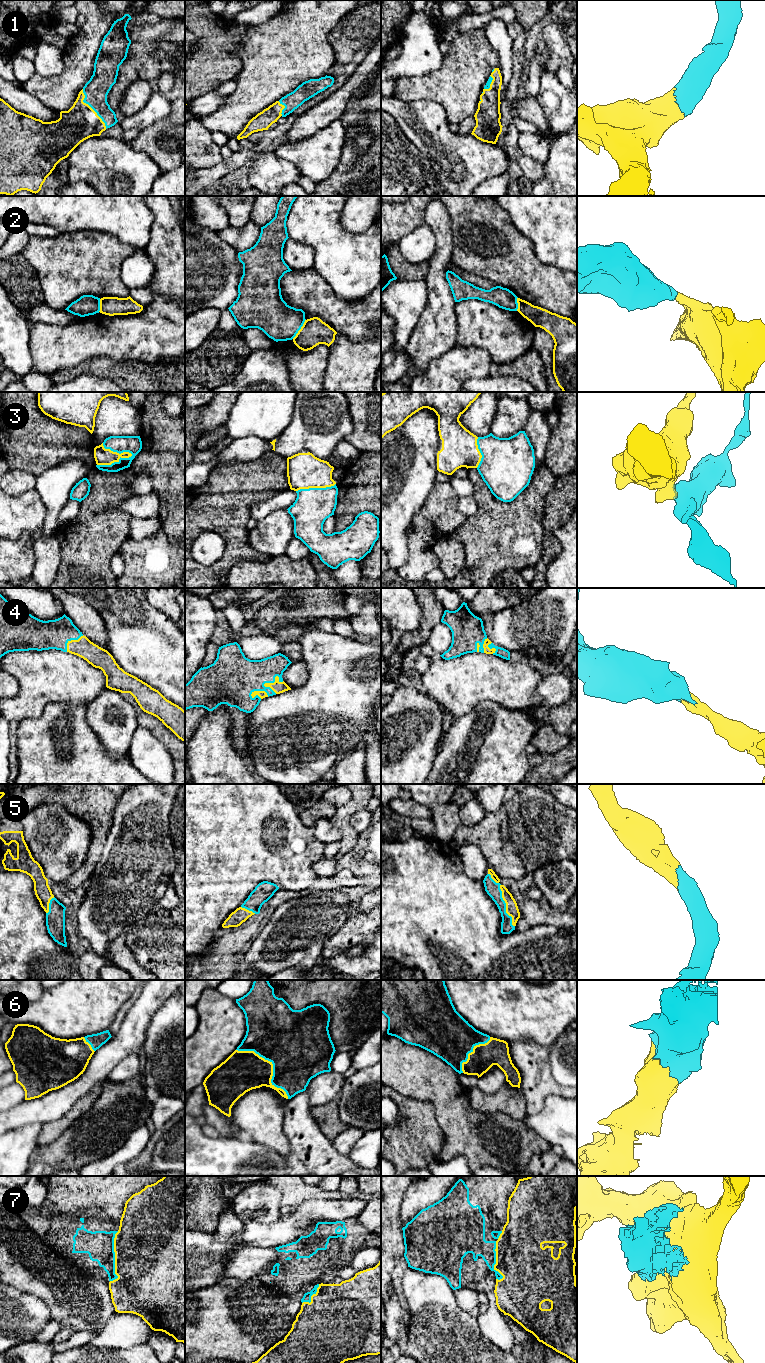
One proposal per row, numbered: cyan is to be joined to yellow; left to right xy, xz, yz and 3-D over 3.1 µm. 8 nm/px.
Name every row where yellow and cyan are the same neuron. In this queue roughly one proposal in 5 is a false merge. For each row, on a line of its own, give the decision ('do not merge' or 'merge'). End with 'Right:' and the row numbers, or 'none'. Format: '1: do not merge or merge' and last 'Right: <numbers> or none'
1: merge
2: merge
3: merge
4: merge
5: merge
6: merge
7: do not merge
Right: 1, 2, 3, 4, 5, 6

